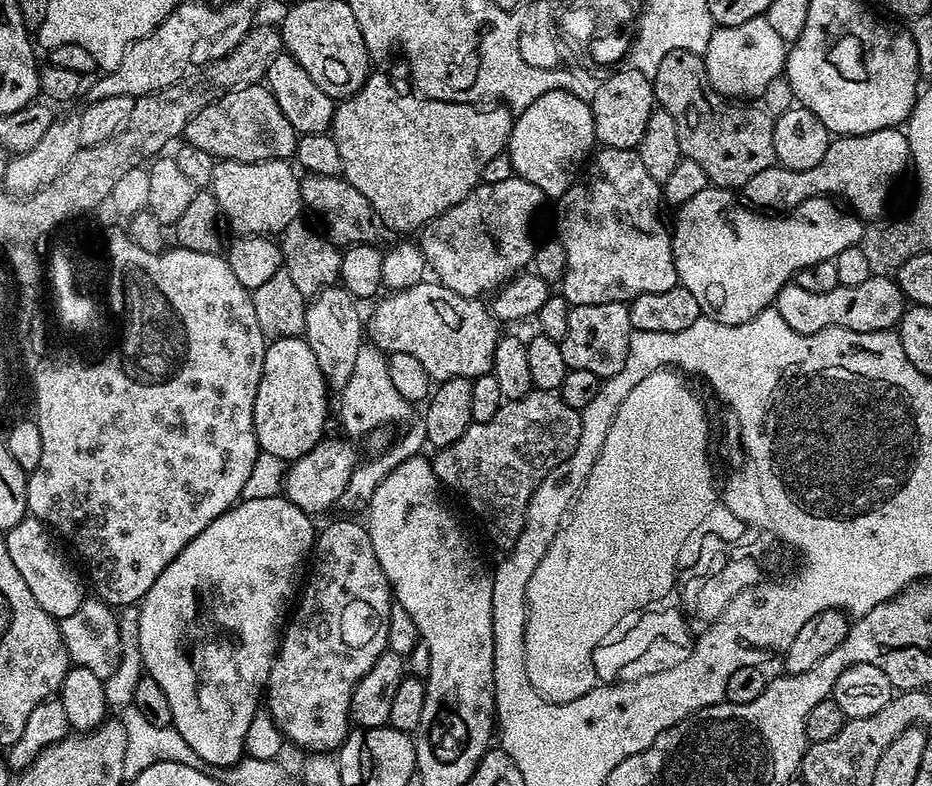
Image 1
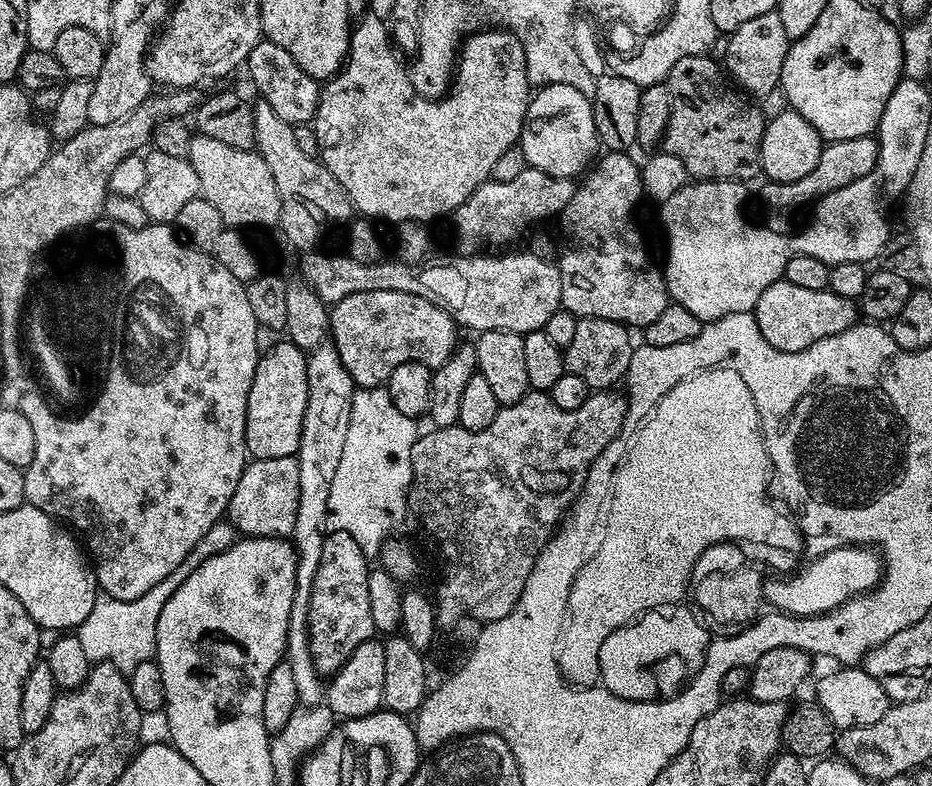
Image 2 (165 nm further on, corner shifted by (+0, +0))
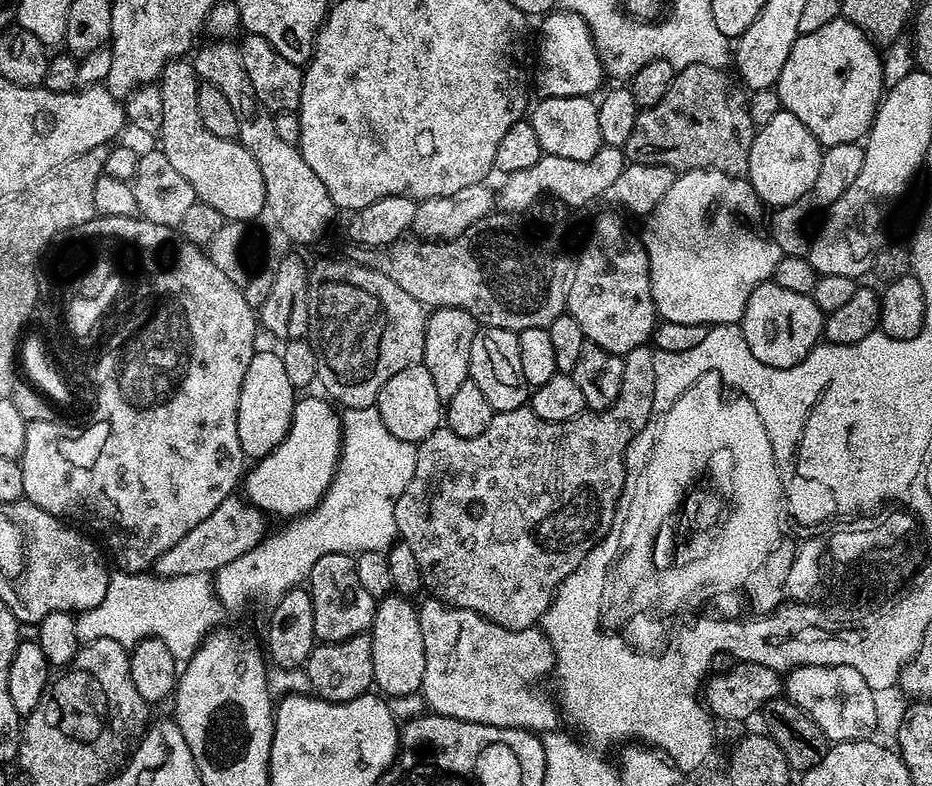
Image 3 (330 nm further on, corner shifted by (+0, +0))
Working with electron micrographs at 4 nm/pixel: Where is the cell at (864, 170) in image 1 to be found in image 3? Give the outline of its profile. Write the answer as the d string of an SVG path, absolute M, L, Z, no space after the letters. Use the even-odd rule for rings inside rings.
M859 143L839 144L833 148L824 148L823 153L824 157L818 166L818 179L814 181L814 186L810 186L810 190L806 190L806 194L802 194L802 198L798 198L798 202L782 206L771 213L770 238L780 248L783 255L808 255L810 236L807 236L807 232L808 227L812 224L812 219L816 215L819 217L821 214L827 213L828 207L834 202L838 202L838 198L842 198L842 194L846 194L846 190L850 190L850 182L854 182L854 178L858 178L858 174L862 170L864 150Z

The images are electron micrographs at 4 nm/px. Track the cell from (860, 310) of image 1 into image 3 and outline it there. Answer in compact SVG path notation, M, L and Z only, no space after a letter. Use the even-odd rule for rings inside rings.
M774 282L759 284L746 302L742 327L746 346L758 362L786 368L789 364L802 362L810 350L821 343L824 335L825 313L806 294L794 294Z

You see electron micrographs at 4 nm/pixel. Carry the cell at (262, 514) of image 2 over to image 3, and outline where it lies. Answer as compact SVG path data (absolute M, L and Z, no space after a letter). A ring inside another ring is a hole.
M236 494L226 497L222 506L218 506L214 514L210 514L210 518L202 518L202 522L198 522L198 526L194 526L194 530L190 530L186 538L178 538L178 542L174 542L174 546L170 546L166 554L157 558L154 565L155 575L171 578L199 572L214 574L219 568L226 566L226 562L242 558L242 554L254 550L254 546L258 546L265 539L264 520L266 521L265 513L248 503L247 499Z

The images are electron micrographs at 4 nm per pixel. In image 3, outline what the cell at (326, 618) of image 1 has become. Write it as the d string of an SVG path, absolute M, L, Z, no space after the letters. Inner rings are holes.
M347 552L322 554L314 562L310 577L310 591L314 602L314 634L317 641L329 644L346 638L365 635L371 629L377 601L362 587L356 569L356 556Z

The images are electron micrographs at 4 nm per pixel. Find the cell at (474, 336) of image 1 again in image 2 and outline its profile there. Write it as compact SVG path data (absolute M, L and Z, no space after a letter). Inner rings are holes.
M370 290L350 294L330 308L330 343L338 350L338 358L342 358L342 366L346 366L357 388L383 385L394 369L402 366L402 362L422 362L427 368L435 370L456 349L456 332L458 325L445 308L433 300L427 300L425 296L402 294L398 290Z

